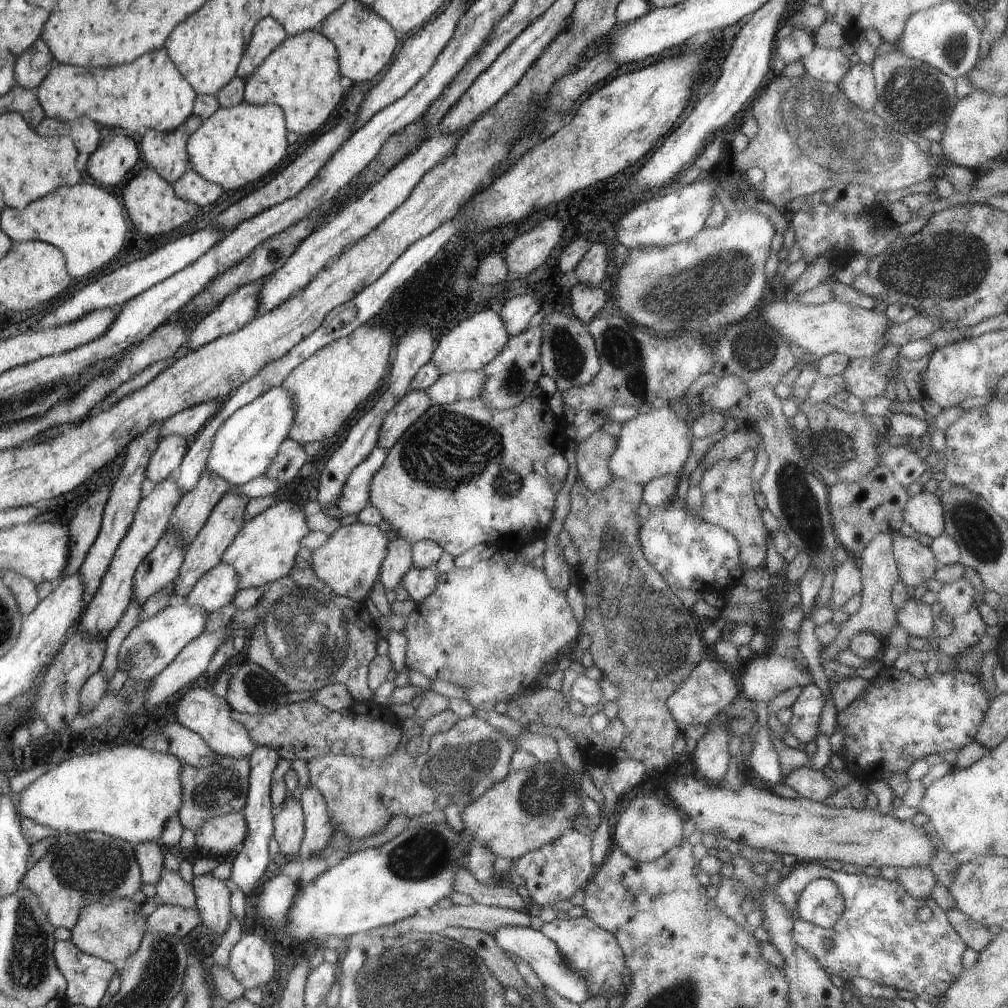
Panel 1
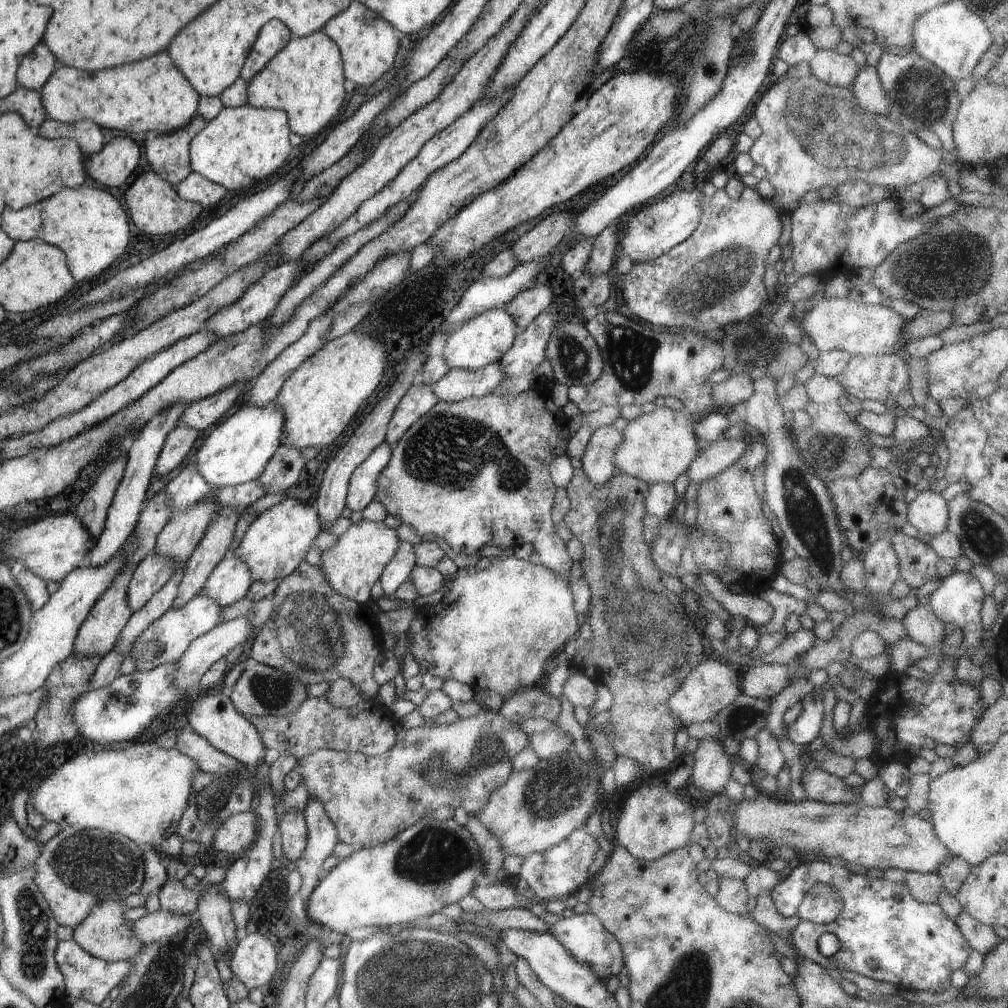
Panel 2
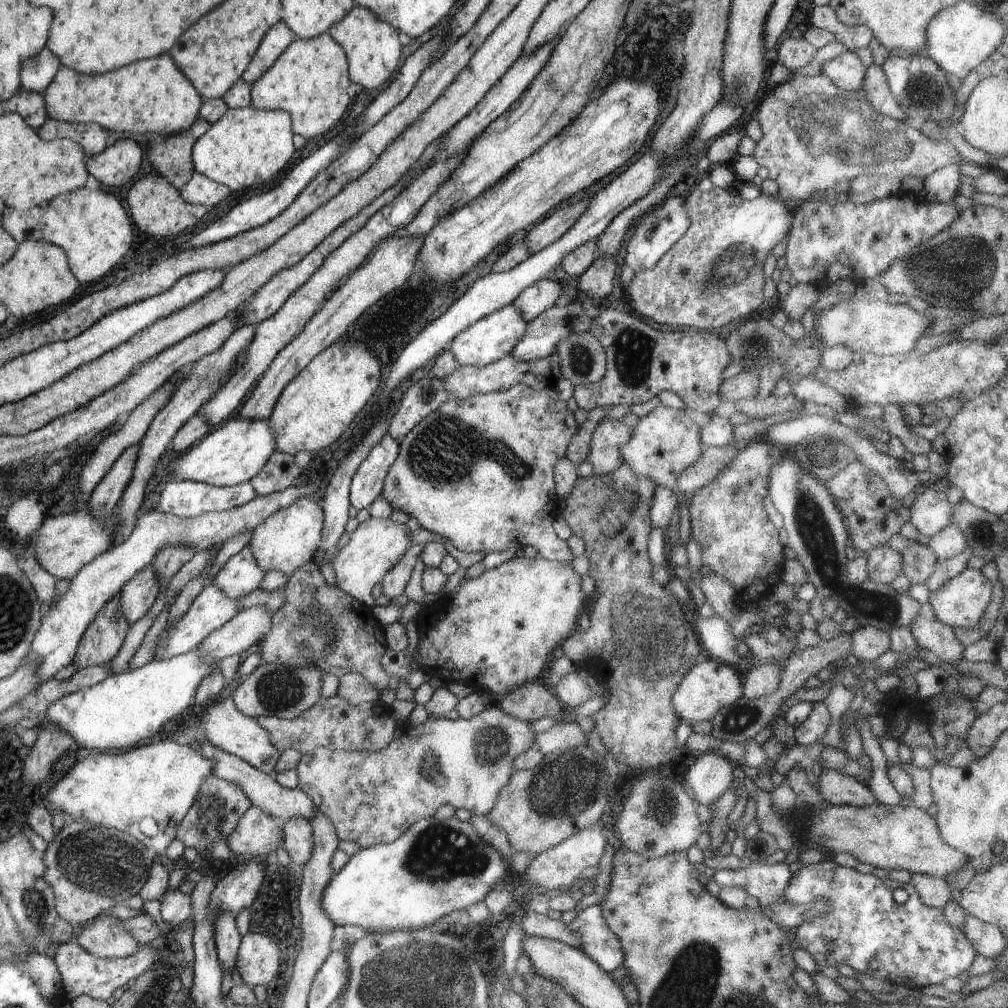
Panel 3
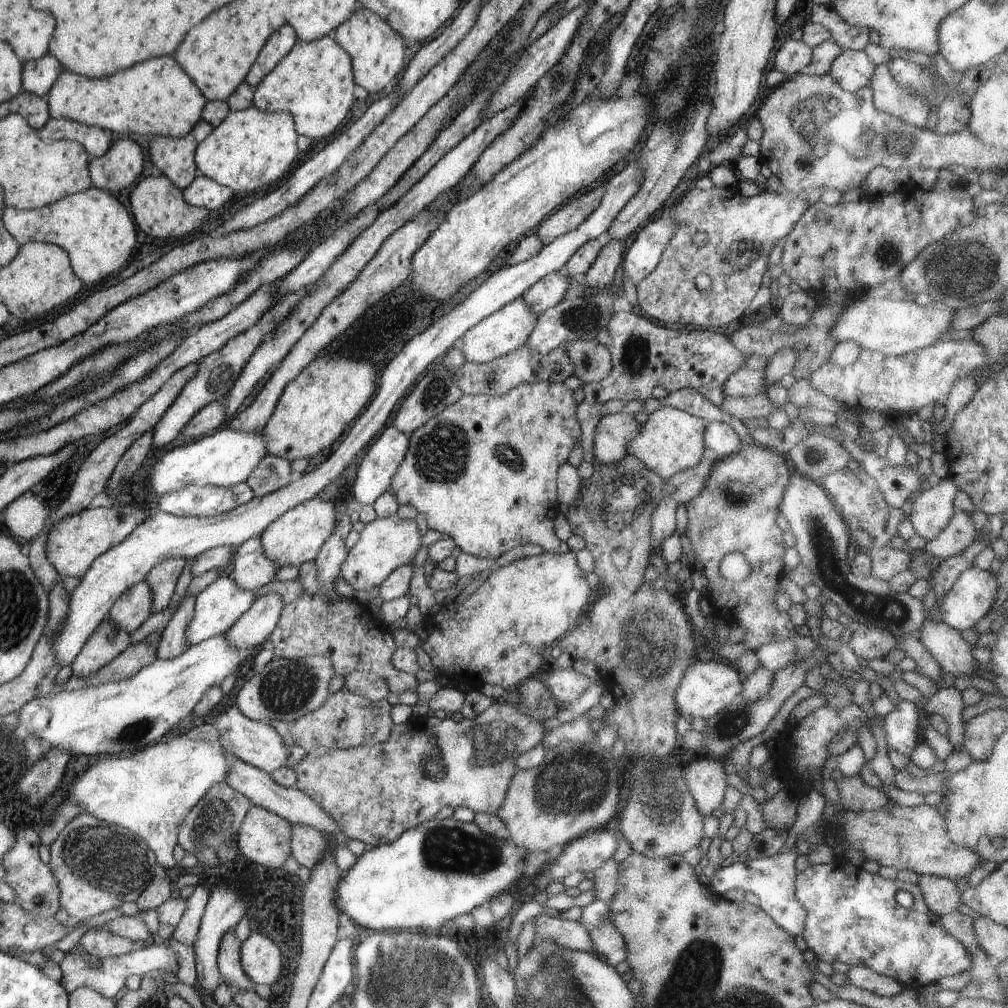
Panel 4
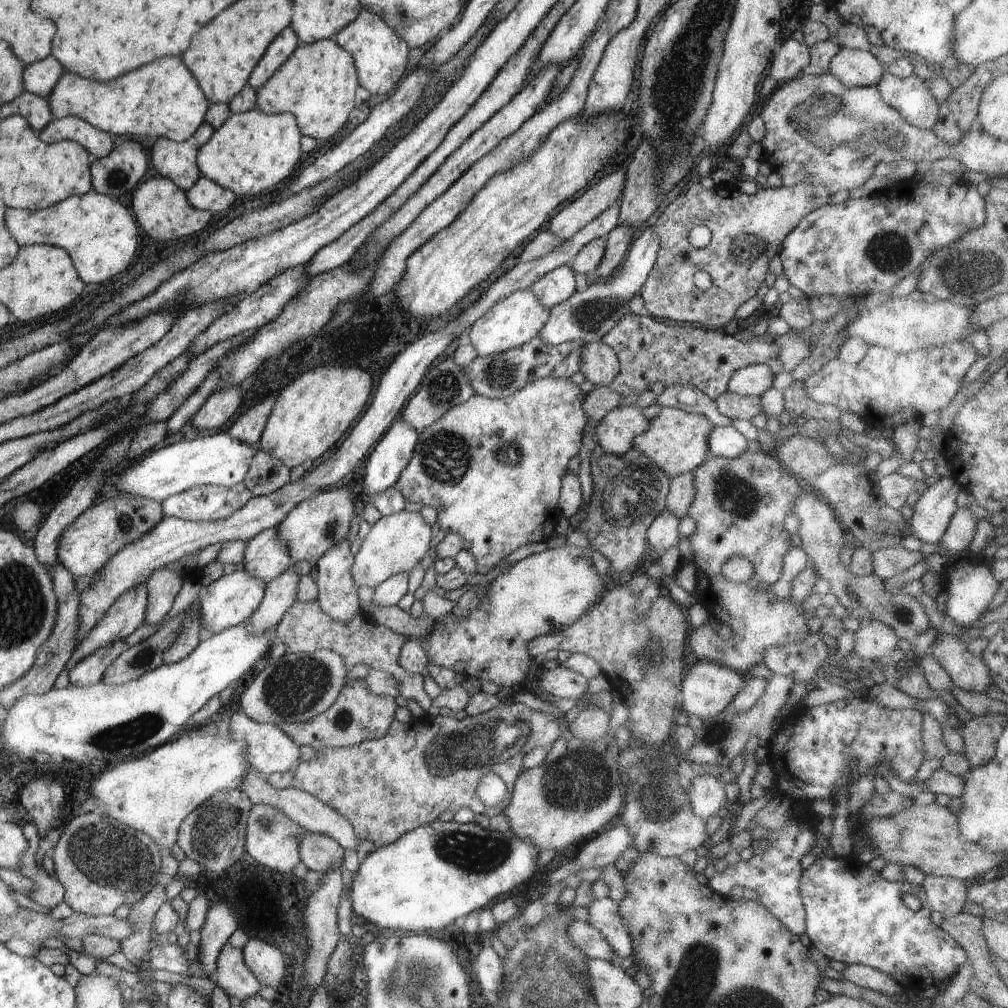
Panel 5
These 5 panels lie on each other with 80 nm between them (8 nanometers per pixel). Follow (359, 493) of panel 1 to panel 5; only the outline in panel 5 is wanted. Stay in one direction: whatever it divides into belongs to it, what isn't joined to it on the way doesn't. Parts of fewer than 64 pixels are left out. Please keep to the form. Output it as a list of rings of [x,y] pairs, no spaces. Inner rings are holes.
[[[402,420],[390,425],[390,428],[380,437],[380,440],[372,447],[365,459],[361,492],[366,497],[374,498],[383,490],[395,486],[400,473],[404,467],[408,466],[409,460],[412,458],[418,435],[419,431]]]

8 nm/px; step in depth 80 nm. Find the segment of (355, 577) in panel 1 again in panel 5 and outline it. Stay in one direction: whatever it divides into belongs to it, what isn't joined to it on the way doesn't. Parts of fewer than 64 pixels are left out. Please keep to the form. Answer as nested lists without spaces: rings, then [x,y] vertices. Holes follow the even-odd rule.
[[[402,511],[383,516],[371,525],[367,537],[364,537],[361,547],[351,566],[351,575],[355,584],[359,586],[382,585],[383,582],[395,574],[409,573],[412,567],[429,552],[433,530],[422,519],[420,512]]]

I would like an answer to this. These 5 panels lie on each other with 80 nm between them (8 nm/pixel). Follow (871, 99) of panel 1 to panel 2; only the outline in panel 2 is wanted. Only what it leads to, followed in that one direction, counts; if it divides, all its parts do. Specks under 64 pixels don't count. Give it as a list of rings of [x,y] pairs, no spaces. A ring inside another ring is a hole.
[[[860,66],[850,88],[857,103],[870,114],[884,115],[891,109],[876,67]]]

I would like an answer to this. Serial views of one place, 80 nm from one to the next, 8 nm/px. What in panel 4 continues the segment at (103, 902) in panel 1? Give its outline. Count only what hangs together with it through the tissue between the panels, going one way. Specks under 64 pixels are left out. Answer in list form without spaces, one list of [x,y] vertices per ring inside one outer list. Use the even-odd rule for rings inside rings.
[[[91,929],[81,937],[78,946],[84,953],[103,959],[137,951],[146,944],[143,944],[142,941],[121,937],[104,929]]]

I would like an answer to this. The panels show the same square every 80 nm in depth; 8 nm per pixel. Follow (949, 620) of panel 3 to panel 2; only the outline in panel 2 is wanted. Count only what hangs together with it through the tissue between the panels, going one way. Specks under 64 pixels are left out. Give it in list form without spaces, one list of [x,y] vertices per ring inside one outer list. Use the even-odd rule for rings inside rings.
[[[956,571],[944,580],[942,579],[938,589],[929,597],[928,604],[933,608],[936,616],[947,626],[956,624],[962,630],[961,648],[968,650],[968,648],[976,648],[981,644],[987,634],[986,630],[982,628],[982,619],[980,618],[980,609],[985,596],[984,590],[975,576],[971,573]]]

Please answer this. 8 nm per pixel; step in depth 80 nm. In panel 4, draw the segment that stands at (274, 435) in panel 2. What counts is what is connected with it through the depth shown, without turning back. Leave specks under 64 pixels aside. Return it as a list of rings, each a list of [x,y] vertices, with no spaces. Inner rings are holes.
[[[235,427],[216,429],[214,434],[208,433],[192,444],[178,446],[166,452],[161,460],[156,460],[147,471],[146,488],[153,487],[154,492],[161,497],[188,485],[231,487],[244,483],[267,456],[266,442],[262,431],[245,433],[237,431]]]

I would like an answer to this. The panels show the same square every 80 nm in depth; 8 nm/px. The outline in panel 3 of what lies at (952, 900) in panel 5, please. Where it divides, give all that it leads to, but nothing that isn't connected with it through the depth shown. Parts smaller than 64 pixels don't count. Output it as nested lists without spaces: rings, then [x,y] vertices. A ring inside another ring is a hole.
[[[913,873],[909,882],[926,906],[943,910],[944,905],[953,900],[949,884],[943,877]]]

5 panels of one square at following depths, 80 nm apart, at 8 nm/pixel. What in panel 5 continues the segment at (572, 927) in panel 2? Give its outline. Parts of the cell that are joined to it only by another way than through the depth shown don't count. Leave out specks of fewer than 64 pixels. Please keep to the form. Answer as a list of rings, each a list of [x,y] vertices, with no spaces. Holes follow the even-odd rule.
[[[610,897],[592,901],[588,906],[587,922],[596,927],[605,937],[614,951],[614,964],[628,955],[633,955],[632,939],[625,930],[621,916],[618,914],[618,903]]]

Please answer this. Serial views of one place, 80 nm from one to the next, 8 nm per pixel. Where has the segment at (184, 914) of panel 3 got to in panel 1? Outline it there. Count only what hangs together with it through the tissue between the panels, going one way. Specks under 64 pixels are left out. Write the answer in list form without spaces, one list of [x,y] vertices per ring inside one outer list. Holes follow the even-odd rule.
[[[164,869],[156,883],[157,895],[164,905],[176,905],[184,908],[195,906],[193,884],[182,879],[178,871]]]

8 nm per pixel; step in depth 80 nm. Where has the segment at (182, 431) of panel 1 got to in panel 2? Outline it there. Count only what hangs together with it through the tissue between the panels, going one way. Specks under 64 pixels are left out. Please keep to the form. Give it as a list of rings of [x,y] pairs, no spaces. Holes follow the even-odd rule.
[[[246,382],[231,386],[213,394],[211,397],[189,404],[180,415],[179,424],[184,425],[200,434],[206,432],[206,428],[214,426],[224,418],[224,414],[238,402],[240,393],[244,394]]]

